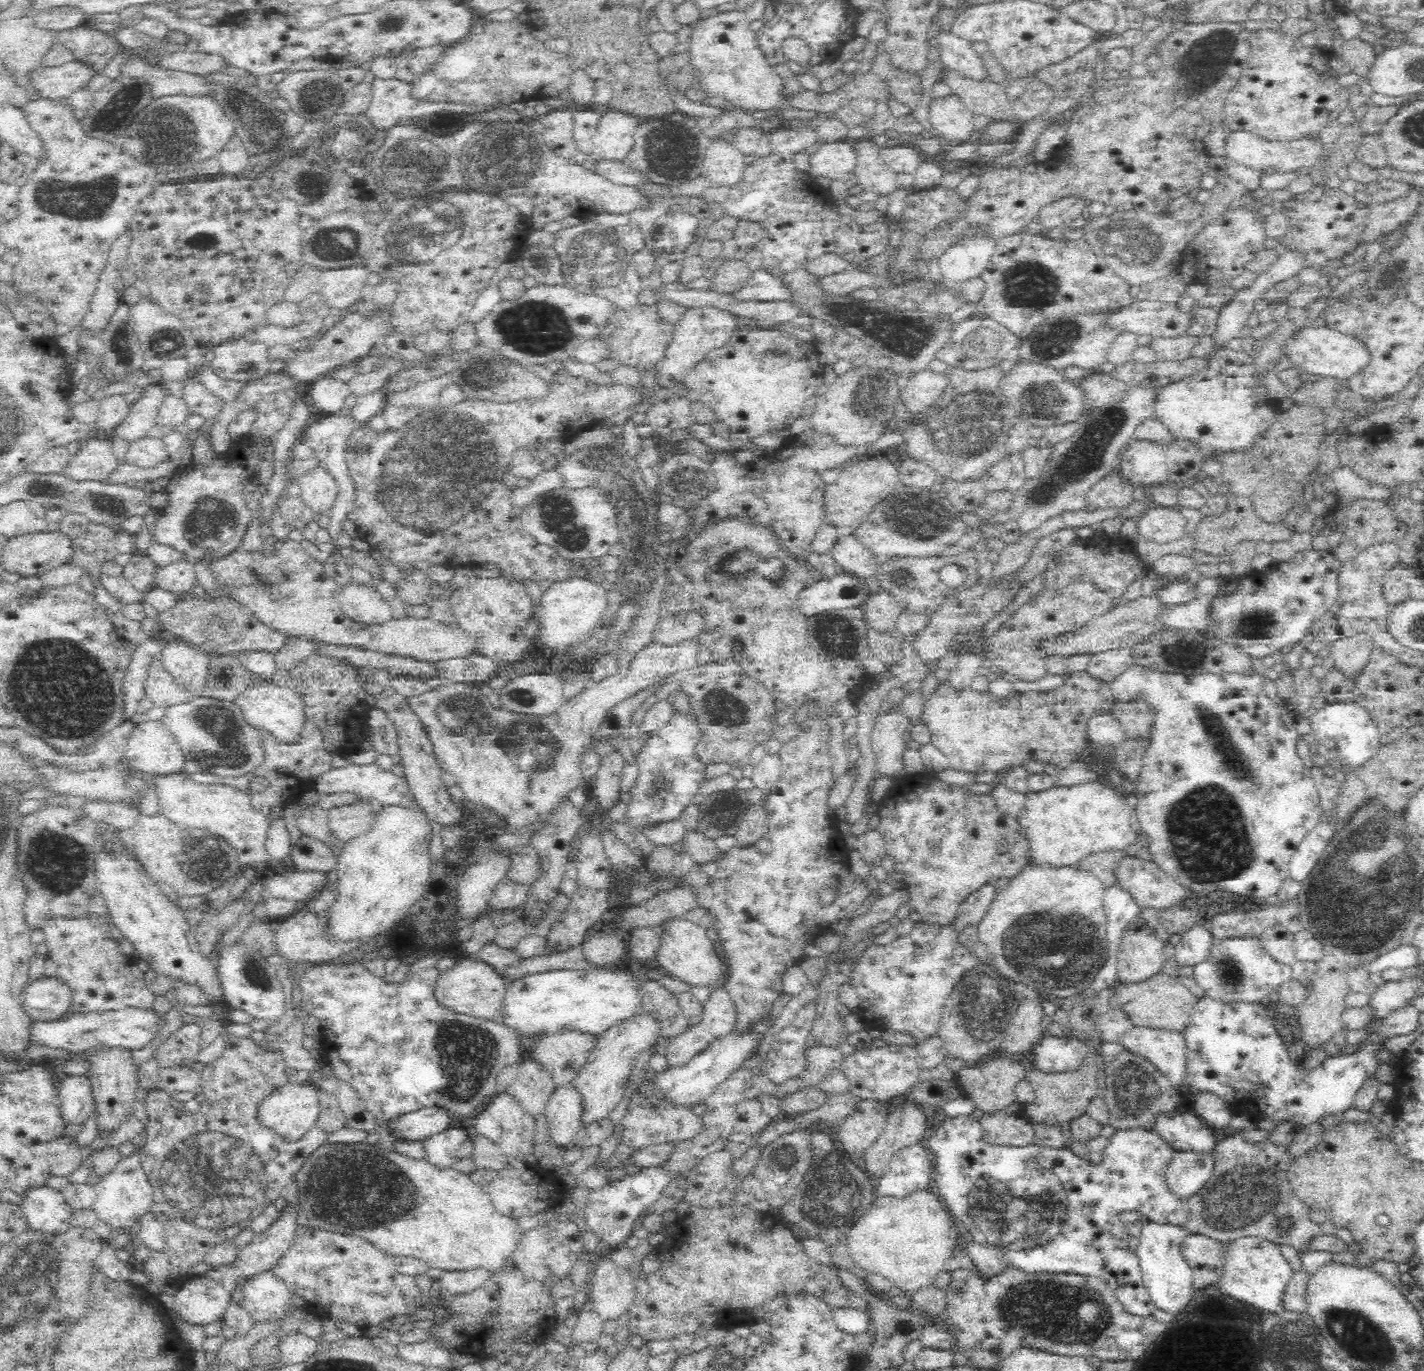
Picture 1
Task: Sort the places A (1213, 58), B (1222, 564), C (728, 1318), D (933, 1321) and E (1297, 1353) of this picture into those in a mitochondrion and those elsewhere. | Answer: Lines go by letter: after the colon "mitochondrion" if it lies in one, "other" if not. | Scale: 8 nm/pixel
A: mitochondrion
B: other
C: other
D: other
E: mitochondrion

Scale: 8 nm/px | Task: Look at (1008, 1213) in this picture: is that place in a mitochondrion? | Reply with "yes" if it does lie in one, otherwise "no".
yes

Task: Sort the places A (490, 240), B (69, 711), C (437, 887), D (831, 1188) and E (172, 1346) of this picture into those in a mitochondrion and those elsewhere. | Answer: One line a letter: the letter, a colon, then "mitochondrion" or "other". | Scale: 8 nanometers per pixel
A: other
B: mitochondrion
C: other
D: mitochondrion
E: other

